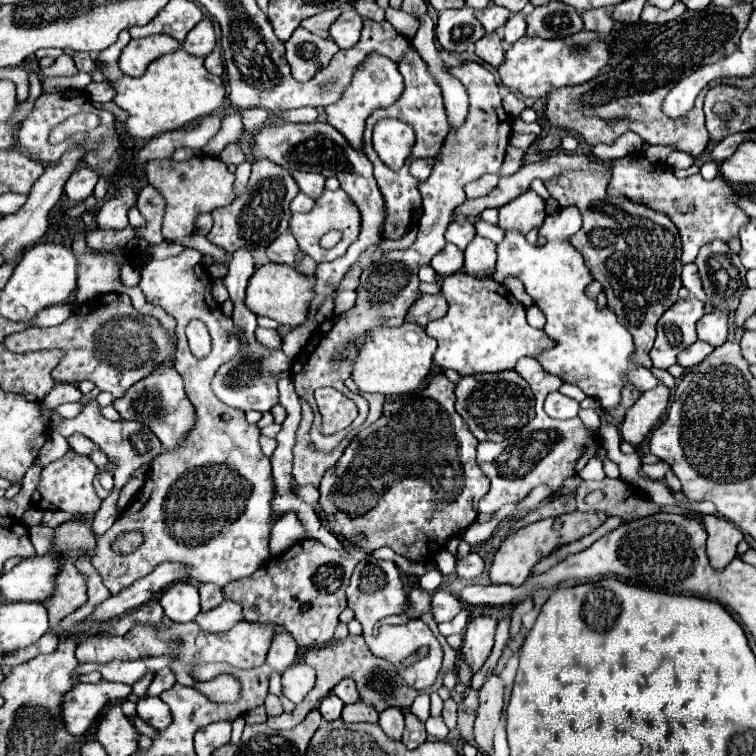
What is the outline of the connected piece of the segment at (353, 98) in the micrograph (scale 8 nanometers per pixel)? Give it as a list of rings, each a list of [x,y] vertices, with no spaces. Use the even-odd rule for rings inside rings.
[[[374,53],[372,57],[368,57],[368,61],[364,61],[364,69],[356,69],[356,77],[352,77],[352,85],[348,85],[348,89],[344,89],[340,101],[326,107],[328,123],[334,129],[338,129],[352,143],[354,149],[360,149],[364,123],[366,123],[368,115],[378,107],[392,105],[392,101],[396,101],[400,97],[402,89],[404,89],[404,85],[402,85],[398,65],[394,61],[388,61],[388,57],[380,57]]]

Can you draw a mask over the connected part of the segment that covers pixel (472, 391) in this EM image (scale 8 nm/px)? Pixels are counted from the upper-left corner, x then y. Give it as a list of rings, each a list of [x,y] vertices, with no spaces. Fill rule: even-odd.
[[[516,371],[476,373],[458,379],[456,411],[478,441],[502,441],[534,417],[534,395],[530,385]]]

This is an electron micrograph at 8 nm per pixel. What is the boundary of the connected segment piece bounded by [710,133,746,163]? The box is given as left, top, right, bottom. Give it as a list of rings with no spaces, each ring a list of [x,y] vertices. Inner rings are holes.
[[[736,133],[736,135],[728,135],[726,139],[718,141],[718,143],[712,147],[712,151],[710,151],[712,161],[722,163],[724,159],[728,159],[728,157],[736,151],[736,147],[738,147],[742,141],[746,141],[746,139],[744,139],[740,133]]]

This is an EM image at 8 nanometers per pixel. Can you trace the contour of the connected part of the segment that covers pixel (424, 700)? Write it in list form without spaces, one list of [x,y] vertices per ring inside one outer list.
[[[420,693],[420,695],[414,699],[410,711],[412,711],[420,721],[426,721],[426,719],[430,717],[430,699],[428,699],[428,695],[426,695],[426,693]]]

